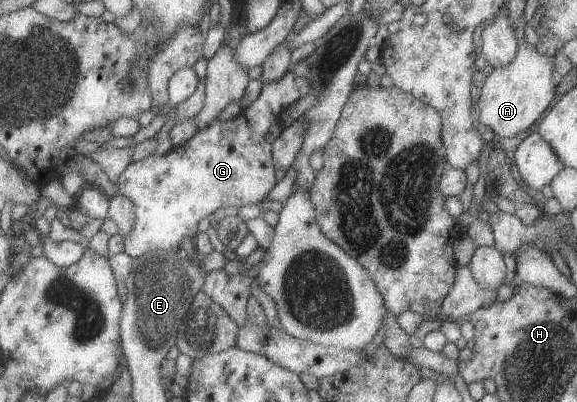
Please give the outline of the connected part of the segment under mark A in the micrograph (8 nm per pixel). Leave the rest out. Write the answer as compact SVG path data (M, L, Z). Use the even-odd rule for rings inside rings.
M524 39L517 44L517 52L512 61L507 66L494 68L474 95L476 123L484 123L494 135L502 137L514 137L517 133L526 131L542 111L547 111L554 97L555 88L550 80L552 58L546 54L538 55L534 46L527 45Z

